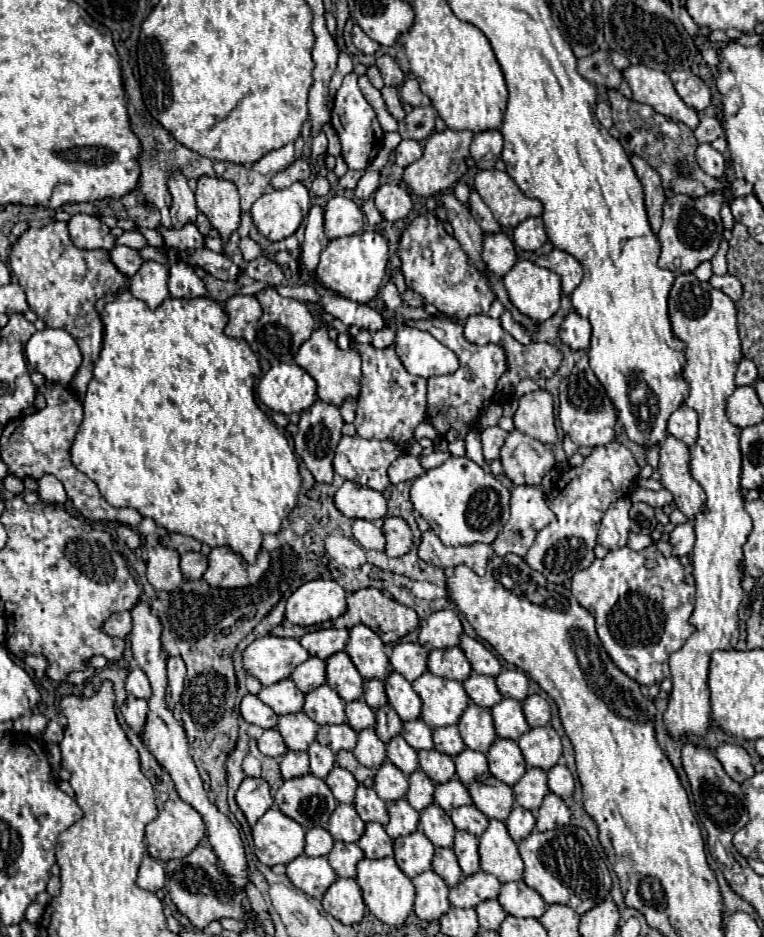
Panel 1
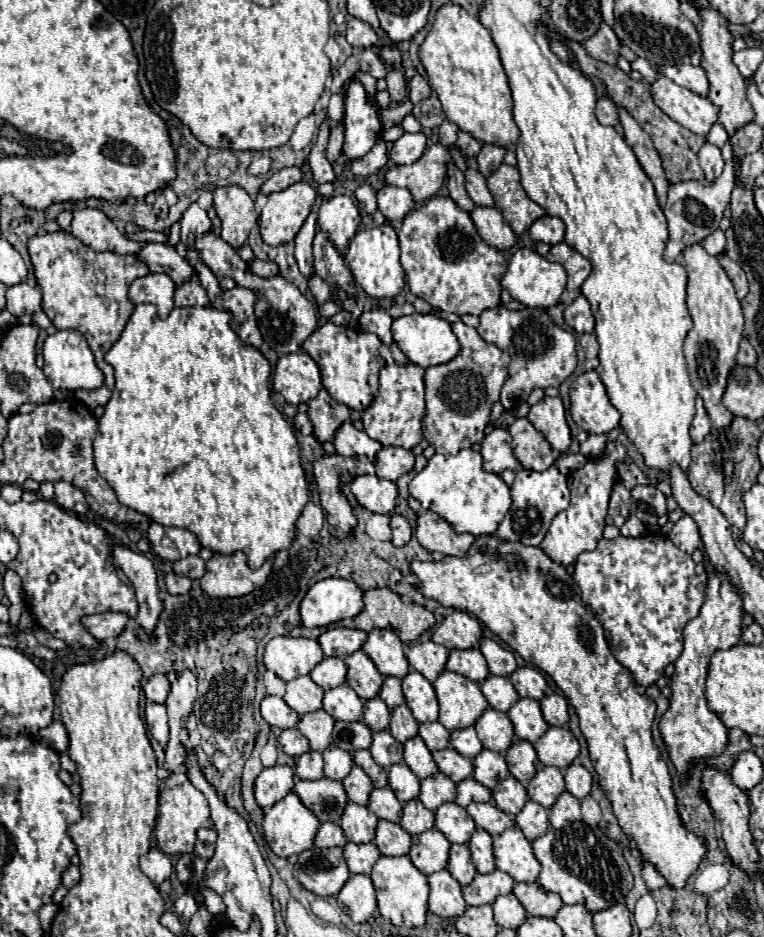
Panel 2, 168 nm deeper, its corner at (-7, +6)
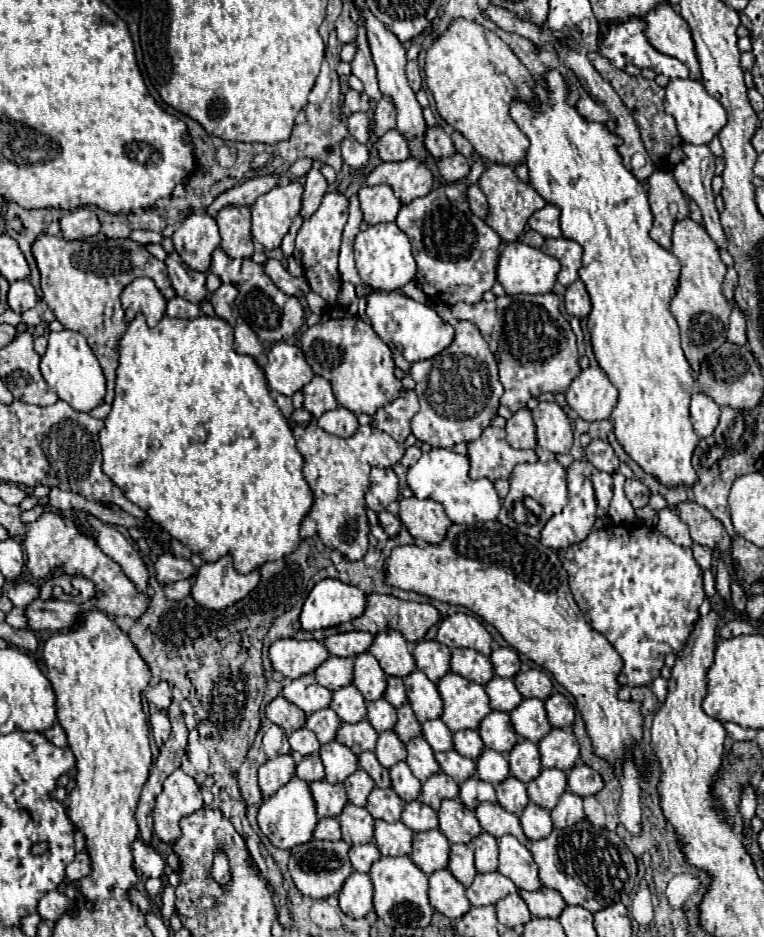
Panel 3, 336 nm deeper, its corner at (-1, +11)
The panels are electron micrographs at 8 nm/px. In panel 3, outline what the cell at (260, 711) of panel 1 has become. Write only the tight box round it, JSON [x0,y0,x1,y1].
[266,695,306,731]

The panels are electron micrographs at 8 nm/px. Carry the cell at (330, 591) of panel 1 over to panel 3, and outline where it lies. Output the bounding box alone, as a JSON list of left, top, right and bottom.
[300,579,366,629]

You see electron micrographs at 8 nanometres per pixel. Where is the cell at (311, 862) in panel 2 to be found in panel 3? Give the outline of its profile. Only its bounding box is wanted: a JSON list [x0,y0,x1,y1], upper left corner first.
[288,839,352,899]

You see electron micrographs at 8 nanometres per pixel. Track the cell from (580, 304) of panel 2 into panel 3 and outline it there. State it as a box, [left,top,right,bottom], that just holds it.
[564,279,590,319]

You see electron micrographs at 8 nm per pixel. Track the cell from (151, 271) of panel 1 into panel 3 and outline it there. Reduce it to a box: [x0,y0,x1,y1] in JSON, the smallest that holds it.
[122,277,166,327]

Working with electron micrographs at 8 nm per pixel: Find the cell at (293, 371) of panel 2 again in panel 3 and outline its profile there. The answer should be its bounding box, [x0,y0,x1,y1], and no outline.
[264,343,314,397]

